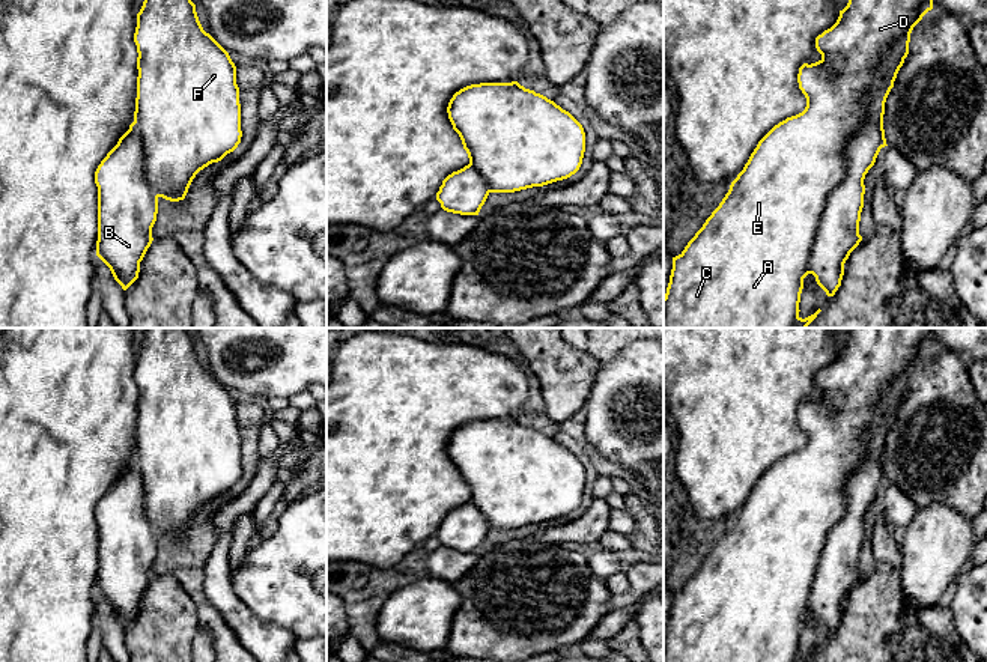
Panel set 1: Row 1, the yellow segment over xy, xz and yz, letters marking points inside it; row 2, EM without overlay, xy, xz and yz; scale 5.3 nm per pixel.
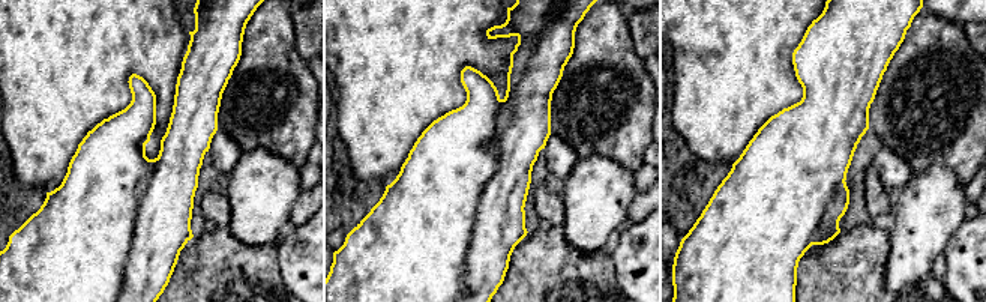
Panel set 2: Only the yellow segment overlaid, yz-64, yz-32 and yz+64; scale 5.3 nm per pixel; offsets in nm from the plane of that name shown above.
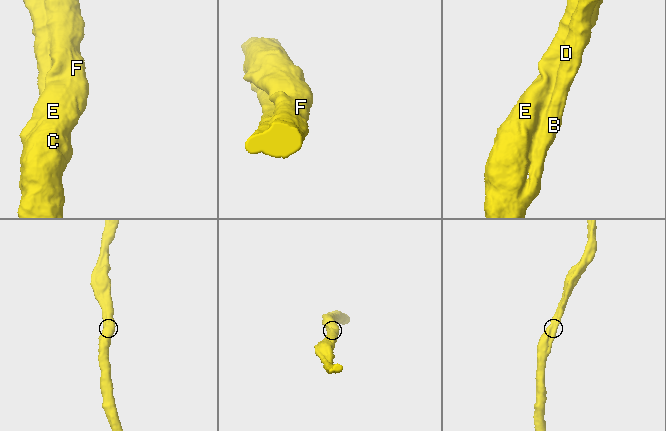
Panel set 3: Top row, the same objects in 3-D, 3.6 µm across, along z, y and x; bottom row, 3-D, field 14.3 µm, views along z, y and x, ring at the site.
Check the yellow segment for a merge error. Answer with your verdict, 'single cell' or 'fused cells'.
single cell

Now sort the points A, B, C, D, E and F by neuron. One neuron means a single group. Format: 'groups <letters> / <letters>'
groups A B C D E F

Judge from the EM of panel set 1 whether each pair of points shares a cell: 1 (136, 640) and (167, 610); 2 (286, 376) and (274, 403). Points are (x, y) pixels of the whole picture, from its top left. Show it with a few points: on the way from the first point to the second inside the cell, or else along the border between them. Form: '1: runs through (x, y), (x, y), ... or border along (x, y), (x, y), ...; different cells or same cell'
1: runs through (143, 634), (160, 617); same cell
2: border along (286, 397), (268, 399); different cells

